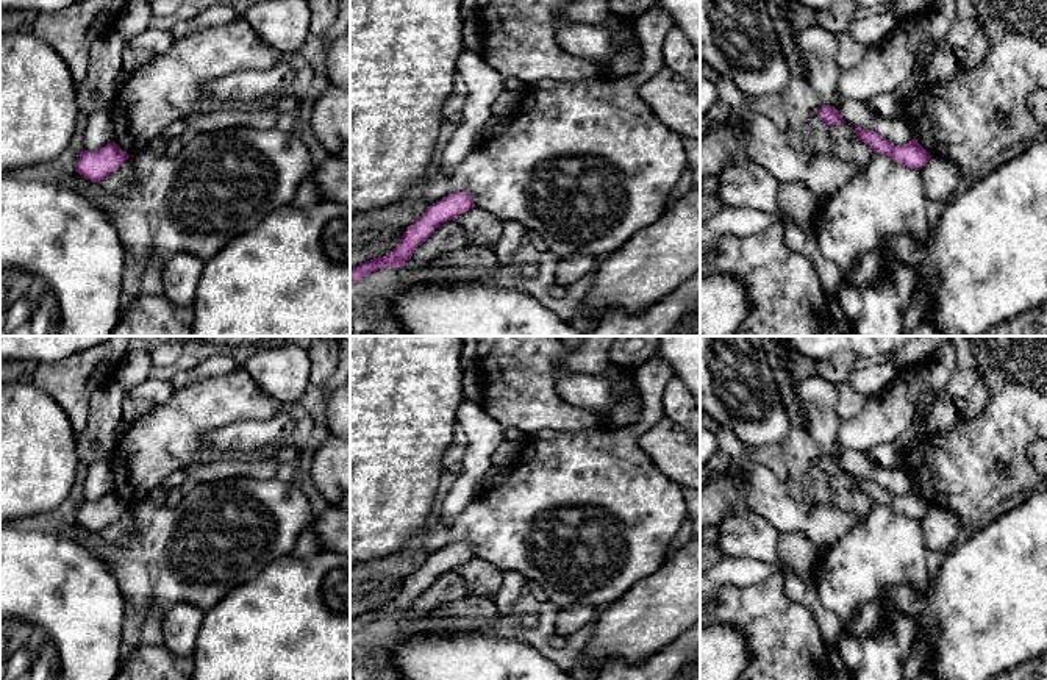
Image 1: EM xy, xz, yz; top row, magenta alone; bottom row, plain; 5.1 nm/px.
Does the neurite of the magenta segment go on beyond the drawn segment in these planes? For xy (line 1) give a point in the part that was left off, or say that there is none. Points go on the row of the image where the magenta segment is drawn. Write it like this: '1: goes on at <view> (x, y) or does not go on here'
1: does not go on here

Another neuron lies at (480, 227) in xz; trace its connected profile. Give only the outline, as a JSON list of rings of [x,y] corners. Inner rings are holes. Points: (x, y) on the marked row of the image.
[[[477,206],[459,214],[455,222],[464,230],[469,244],[488,245],[495,249],[503,220]]]

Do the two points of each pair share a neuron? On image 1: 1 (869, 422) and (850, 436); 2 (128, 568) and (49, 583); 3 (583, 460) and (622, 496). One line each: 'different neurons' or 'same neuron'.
1: same neuron
2: different neurons
3: same neuron

